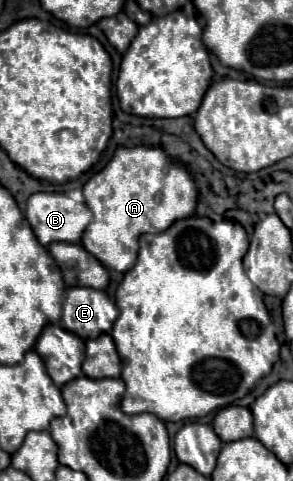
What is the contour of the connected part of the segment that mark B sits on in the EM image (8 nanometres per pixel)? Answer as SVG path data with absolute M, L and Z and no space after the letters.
M81 189L72 190L68 193L37 192L28 197L21 205L21 209L27 216L27 220L29 220L31 228L33 228L33 232L35 232L37 240L43 246L47 246L51 242L71 242L71 244L77 244L81 240L83 230L91 222L91 212L85 206Z

